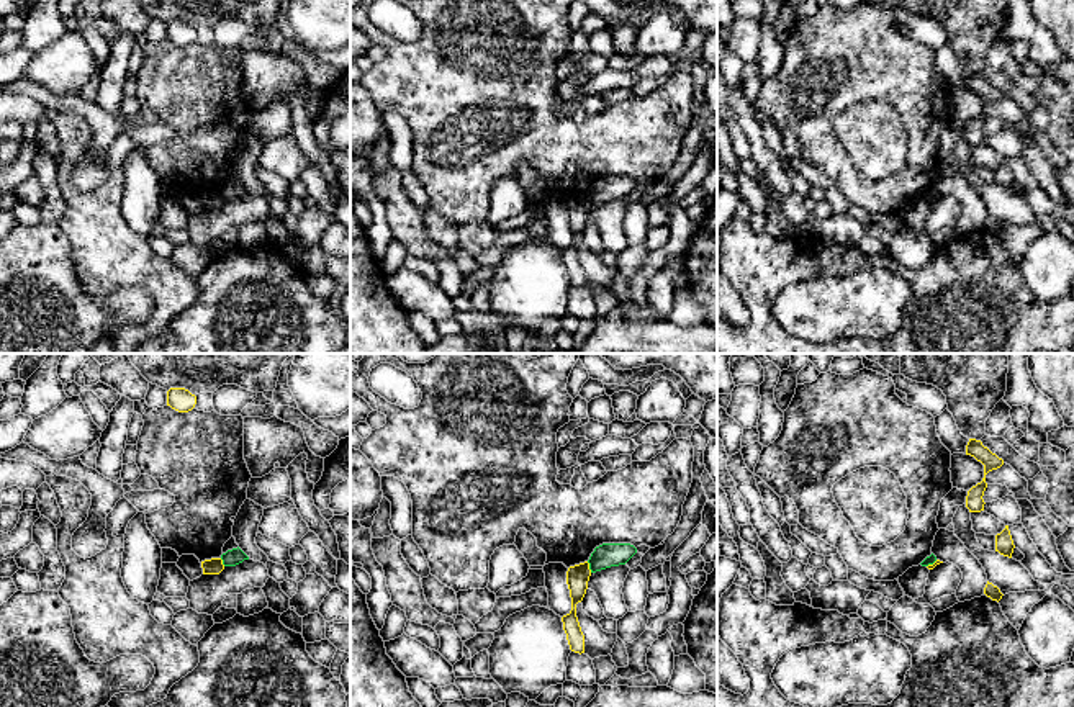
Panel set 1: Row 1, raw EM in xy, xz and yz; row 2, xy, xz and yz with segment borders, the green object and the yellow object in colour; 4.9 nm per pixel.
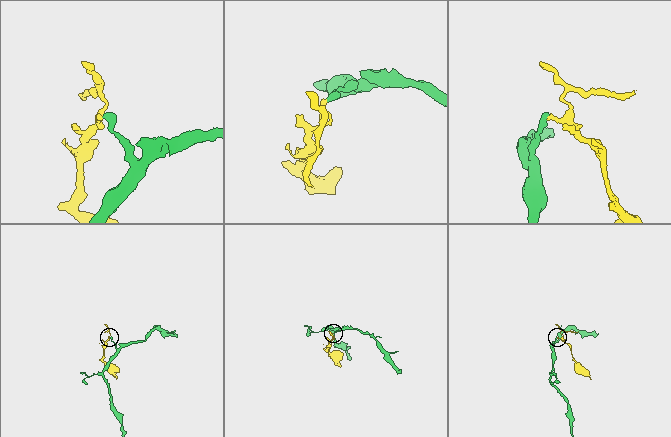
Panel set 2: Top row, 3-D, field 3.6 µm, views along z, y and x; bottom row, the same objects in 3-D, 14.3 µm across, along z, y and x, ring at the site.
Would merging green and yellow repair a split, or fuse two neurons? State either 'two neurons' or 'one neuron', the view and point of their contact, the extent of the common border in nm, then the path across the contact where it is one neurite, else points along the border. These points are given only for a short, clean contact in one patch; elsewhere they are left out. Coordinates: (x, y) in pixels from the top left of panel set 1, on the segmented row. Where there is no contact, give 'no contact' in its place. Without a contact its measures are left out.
two neurons | xz (590, 567) | 60 nm | along xz (586, 562), (591, 571)

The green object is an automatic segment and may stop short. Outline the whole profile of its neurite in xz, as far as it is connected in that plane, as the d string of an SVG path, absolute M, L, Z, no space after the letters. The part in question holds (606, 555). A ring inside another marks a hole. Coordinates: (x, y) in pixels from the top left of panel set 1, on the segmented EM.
M602 543L594 548L591 553L588 563L591 573L625 565L634 555L637 553L637 548L630 543Z

